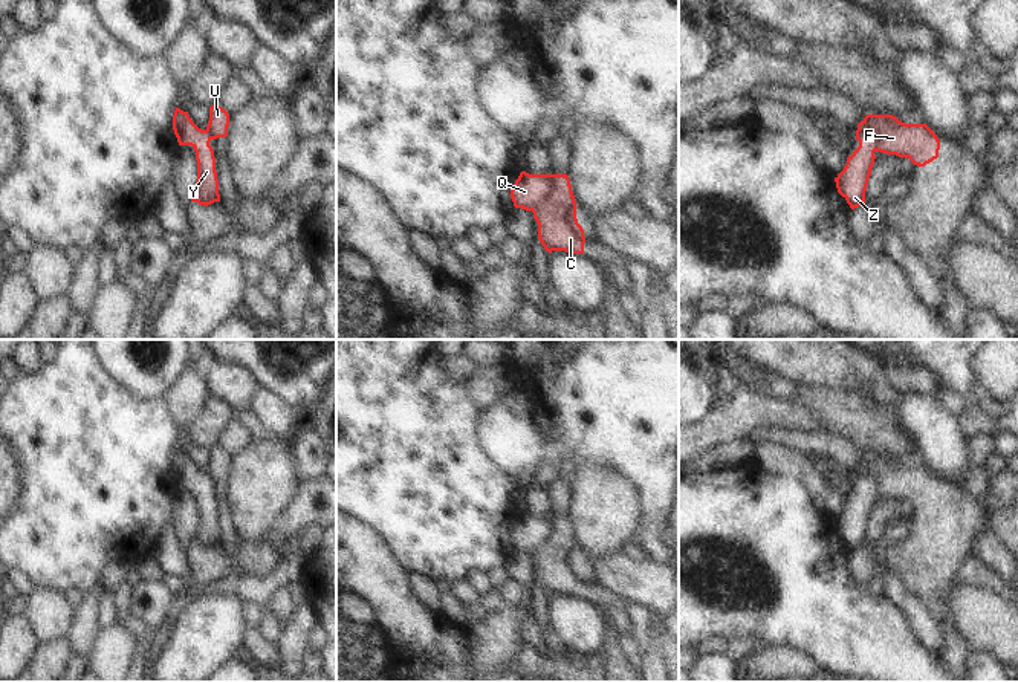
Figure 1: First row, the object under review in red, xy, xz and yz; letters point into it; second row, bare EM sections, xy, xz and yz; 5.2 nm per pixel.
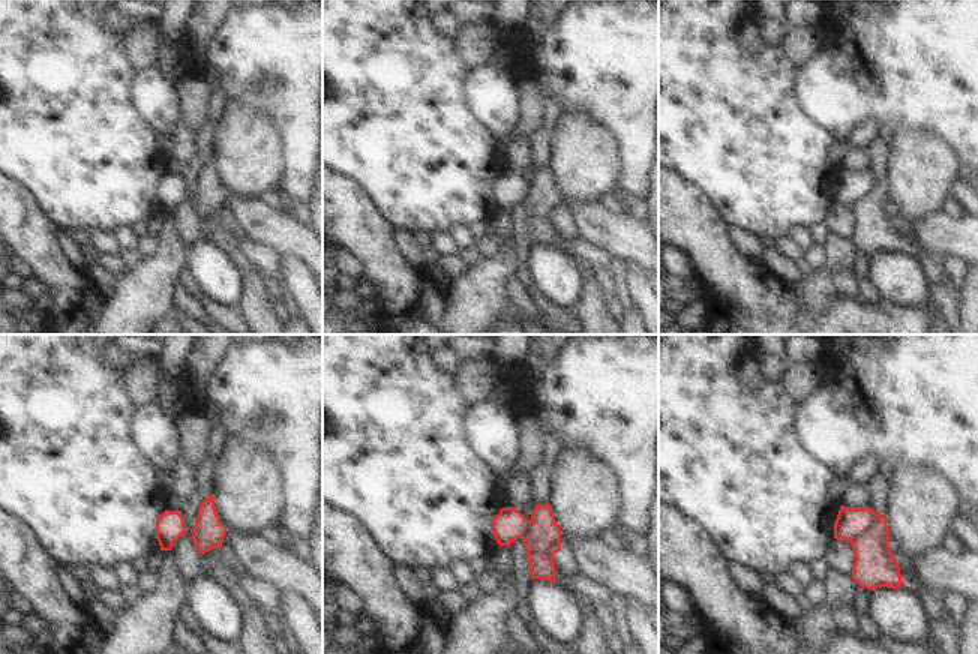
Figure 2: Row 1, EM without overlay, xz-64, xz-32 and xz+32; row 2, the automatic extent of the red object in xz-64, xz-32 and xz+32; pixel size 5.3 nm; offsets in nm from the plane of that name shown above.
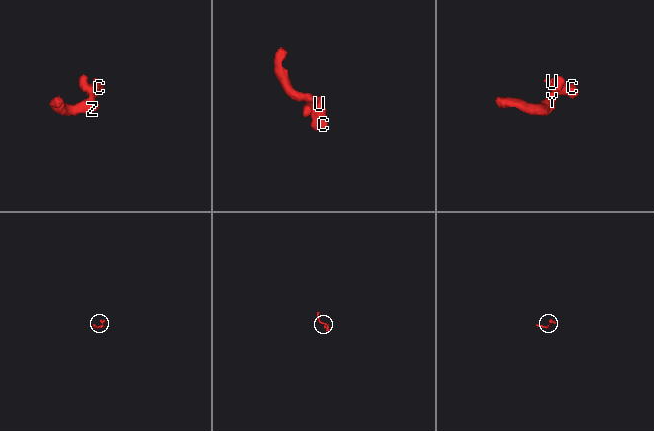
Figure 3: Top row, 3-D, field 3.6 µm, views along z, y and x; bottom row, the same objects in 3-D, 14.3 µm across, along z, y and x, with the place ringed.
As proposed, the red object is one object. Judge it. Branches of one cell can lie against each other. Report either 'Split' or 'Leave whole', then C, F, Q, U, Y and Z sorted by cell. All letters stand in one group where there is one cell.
Split. Groups: C F U / Q Y Z

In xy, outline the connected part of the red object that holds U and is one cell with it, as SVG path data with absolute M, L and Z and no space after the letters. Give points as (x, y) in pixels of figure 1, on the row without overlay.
M219 447L209 450L209 463L206 468L206 474L211 482L226 480L229 469L229 456L222 451Z

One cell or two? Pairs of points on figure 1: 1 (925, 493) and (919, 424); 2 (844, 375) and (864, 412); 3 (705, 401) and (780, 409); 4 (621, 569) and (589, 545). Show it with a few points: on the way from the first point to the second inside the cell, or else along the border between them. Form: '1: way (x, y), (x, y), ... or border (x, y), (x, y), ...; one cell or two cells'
1: border (925, 467), (939, 479), (957, 483); two cells
2: border (818, 386), (850, 390), (864, 396); two cells
3: border (716, 402), (694, 425); two cells
4: border (619, 549), (593, 557), (586, 572); two cells

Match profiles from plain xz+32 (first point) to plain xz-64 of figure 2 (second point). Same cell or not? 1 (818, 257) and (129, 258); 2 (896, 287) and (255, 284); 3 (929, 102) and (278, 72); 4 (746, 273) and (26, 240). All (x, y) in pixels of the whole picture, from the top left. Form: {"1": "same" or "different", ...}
{"1": "same", "2": "different", "3": "same", "4": "same"}

